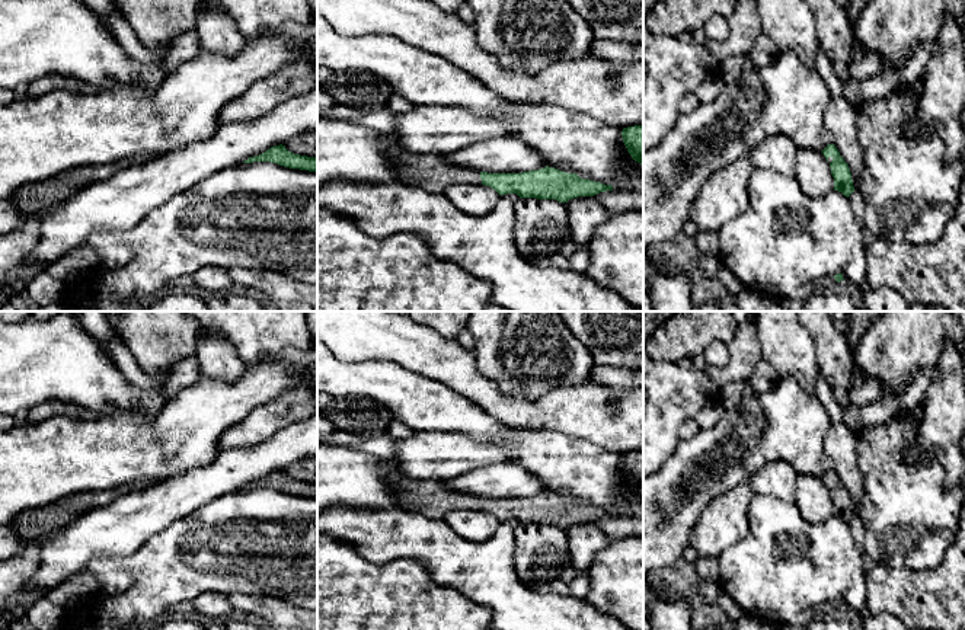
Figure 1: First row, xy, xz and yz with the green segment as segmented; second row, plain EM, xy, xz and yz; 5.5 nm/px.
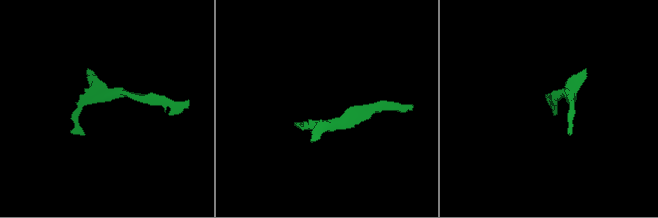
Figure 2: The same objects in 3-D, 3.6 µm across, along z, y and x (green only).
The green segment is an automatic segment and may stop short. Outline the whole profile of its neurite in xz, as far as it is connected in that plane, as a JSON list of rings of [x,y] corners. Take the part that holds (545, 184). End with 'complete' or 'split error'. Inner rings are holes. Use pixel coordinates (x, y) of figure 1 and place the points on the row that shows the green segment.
[[[393,148],[390,156],[402,185],[434,194],[442,194],[450,185],[486,185],[499,195],[517,194],[520,198],[556,199],[565,204],[578,196],[613,191],[611,185],[549,166],[523,173],[488,173],[448,164],[441,154],[412,154]]]; split error

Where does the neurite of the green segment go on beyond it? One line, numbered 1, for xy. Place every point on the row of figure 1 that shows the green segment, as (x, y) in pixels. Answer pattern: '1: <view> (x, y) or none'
1: none

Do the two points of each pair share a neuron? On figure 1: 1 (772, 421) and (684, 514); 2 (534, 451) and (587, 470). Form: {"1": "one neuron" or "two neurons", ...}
{"1": "one neuron", "2": "one neuron"}

